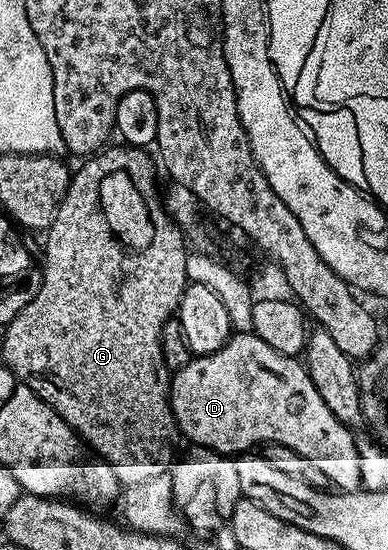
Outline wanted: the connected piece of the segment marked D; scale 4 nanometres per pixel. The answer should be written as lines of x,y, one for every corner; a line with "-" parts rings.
254,333
232,334
228,342
224,344
223,347
217,349
216,352
188,358
186,365
172,374
171,408
173,409
175,424
179,426
179,435
182,436
182,438
192,439
192,441
199,446
197,447
199,449
206,449
208,452
218,452
221,455
235,457
240,453
250,452
260,445
269,443
285,445
297,453
301,453
301,457
309,457
309,461
313,461
313,465
317,465
317,469
321,469
321,473
325,473
325,477
329,477
331,484
338,488
338,490
358,491
363,487
363,458
359,456
359,443
357,439
351,436
352,428
348,426
348,424
342,423
342,421
331,412
329,405
325,405
321,393
317,393
317,389
309,377
306,366
304,366
298,358
286,355
285,353
277,353
277,349
269,349
269,345
265,345
265,341
261,341
261,337
257,337

